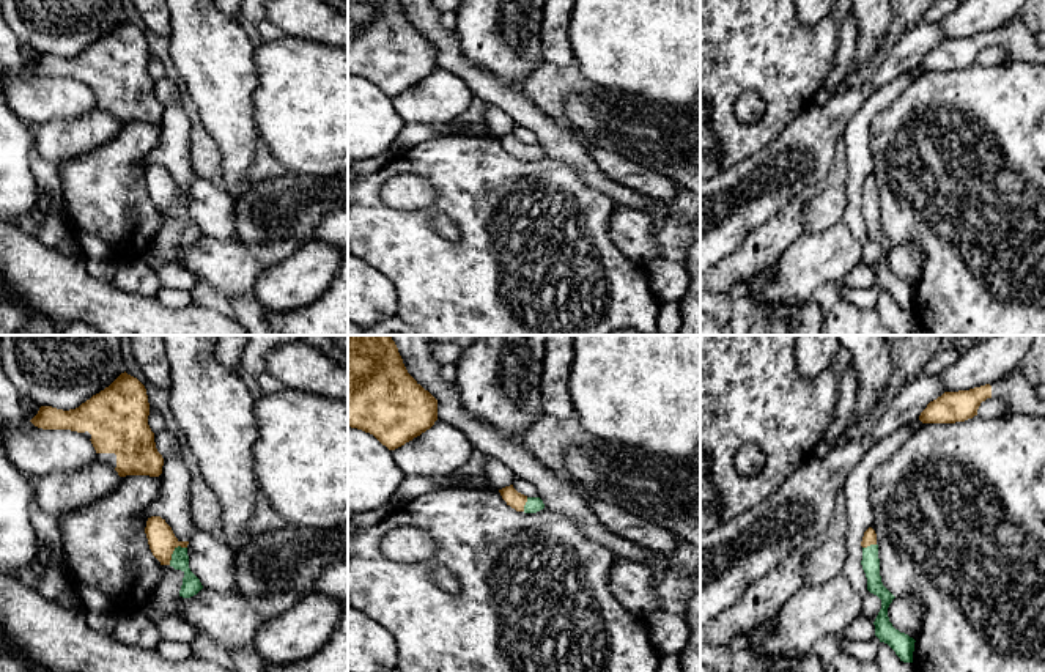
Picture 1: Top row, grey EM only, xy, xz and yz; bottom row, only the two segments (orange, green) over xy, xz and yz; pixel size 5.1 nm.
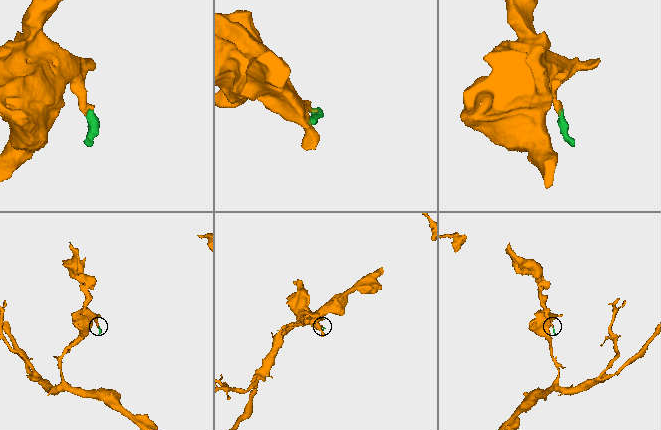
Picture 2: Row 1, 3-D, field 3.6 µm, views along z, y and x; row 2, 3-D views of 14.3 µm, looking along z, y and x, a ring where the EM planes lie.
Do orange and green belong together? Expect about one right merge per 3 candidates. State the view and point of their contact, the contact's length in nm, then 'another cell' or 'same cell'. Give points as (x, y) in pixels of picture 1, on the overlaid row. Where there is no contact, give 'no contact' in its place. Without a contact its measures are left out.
contact xy (173, 550); length 130 nm; same cell

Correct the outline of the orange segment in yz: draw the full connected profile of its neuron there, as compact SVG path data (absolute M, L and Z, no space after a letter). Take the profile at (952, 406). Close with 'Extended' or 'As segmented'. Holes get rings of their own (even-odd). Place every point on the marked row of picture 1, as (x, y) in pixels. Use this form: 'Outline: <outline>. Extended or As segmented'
Outline: M1014 368L1003 378L969 390L944 392L930 401L921 412L922 423L955 423L977 415L977 409L987 398L1004 400L1010 411L1025 415L1045 415L1045 400L1036 395L1036 389L1026 381L1020 368Z. Extended

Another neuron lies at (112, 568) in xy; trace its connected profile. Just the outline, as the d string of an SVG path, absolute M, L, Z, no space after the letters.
M161 475L121 478L113 493L57 516L80 607L120 618L143 612L162 581L142 516L161 494Z

